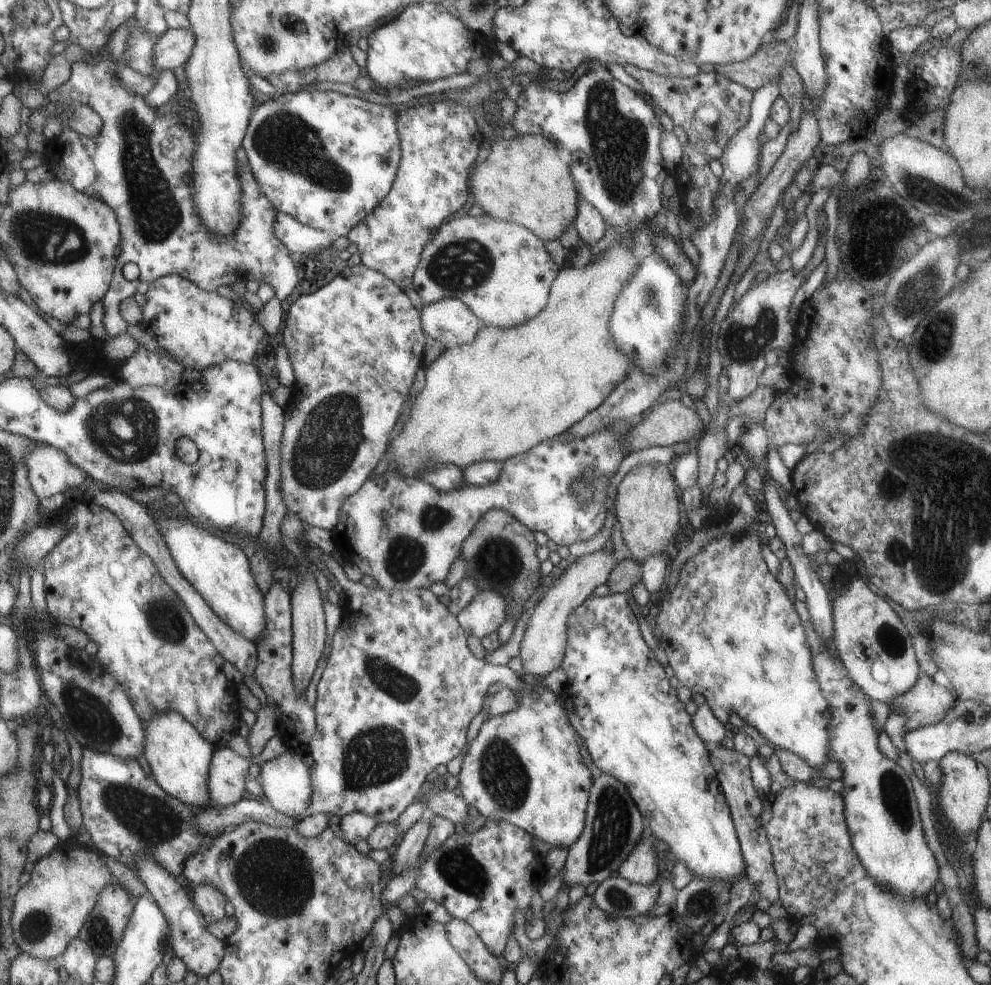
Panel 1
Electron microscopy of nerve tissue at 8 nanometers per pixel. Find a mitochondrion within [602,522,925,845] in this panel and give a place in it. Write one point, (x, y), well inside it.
(894, 795)

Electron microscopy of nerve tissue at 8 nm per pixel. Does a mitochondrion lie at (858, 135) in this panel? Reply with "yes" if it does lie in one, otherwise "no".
no

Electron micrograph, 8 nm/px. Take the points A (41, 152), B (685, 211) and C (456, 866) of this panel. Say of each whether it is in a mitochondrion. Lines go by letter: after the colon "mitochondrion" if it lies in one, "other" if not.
A: other
B: other
C: mitochondrion

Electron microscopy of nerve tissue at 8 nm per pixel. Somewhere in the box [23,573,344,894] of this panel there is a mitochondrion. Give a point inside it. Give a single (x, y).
(153, 821)

